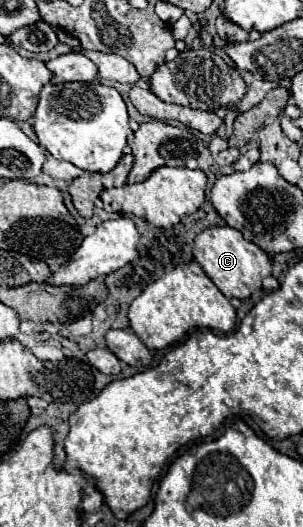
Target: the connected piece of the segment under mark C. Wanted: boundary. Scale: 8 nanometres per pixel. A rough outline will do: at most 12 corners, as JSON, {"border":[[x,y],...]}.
{"border":[[231,226],[205,228],[193,256],[227,298],[249,298],[269,256]]}

